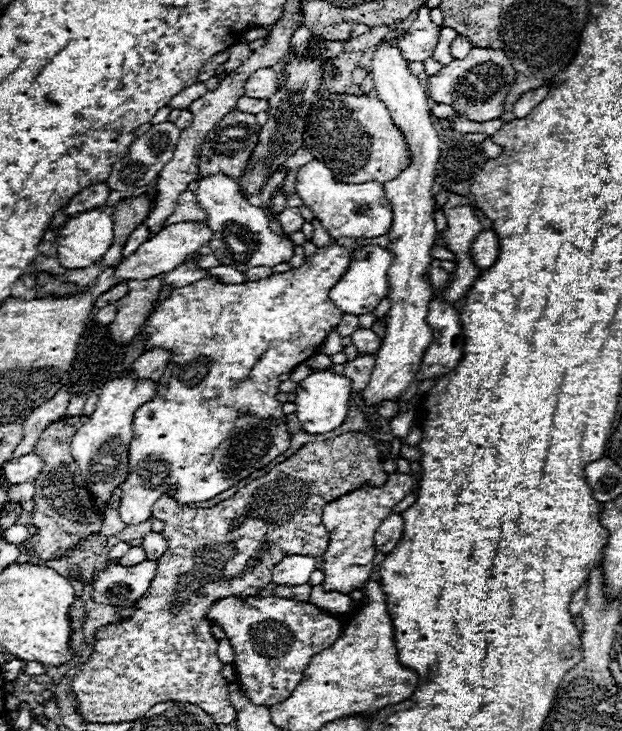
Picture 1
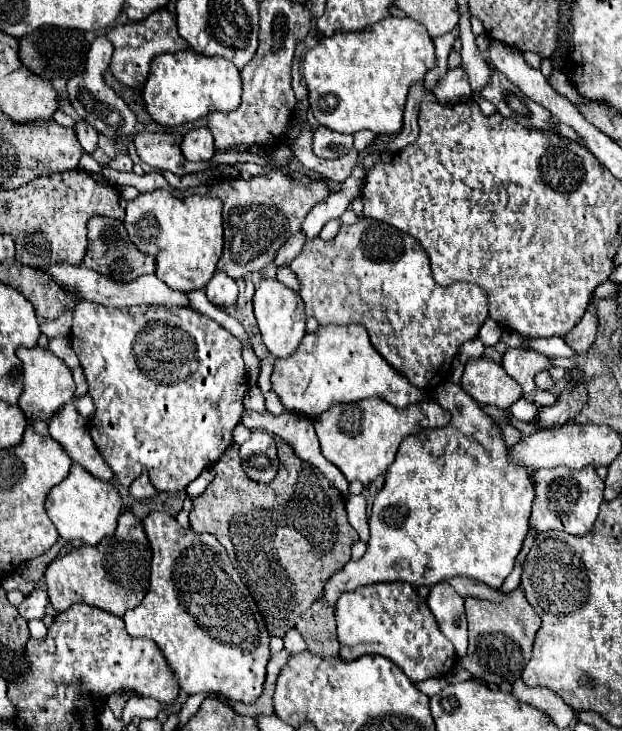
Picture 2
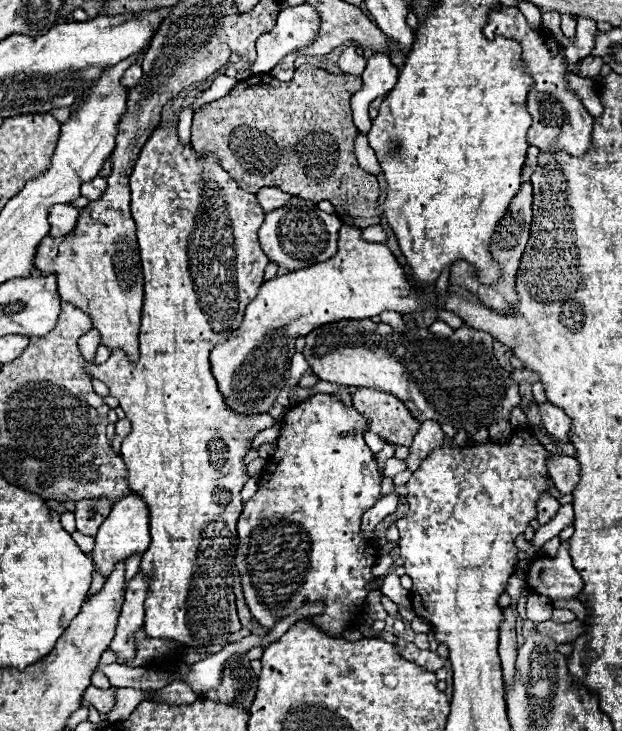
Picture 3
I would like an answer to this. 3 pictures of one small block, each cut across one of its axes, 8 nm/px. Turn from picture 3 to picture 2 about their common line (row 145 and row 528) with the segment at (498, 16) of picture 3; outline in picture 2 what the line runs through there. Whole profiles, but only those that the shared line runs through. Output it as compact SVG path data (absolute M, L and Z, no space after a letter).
M590 464L580 470L570 468L542 468L532 476L534 482L534 502L532 502L532 514L530 514L530 528L538 536L546 530L562 530L572 536L584 536L590 532L598 508L602 504L602 492L604 492L604 480L596 474L596 468Z

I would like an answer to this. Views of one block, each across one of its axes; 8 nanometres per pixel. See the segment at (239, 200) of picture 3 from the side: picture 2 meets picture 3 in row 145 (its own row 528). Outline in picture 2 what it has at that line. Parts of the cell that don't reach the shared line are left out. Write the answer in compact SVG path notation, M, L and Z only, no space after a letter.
M152 512L144 520L144 528L152 546L150 588L142 604L124 614L128 634L134 638L150 638L158 644L176 676L180 692L198 694L212 690L222 692L232 700L254 704L262 694L266 680L270 634L266 632L262 614L258 612L246 584L242 584L224 546L212 534L196 534L190 528L182 528L174 516L164 512Z

